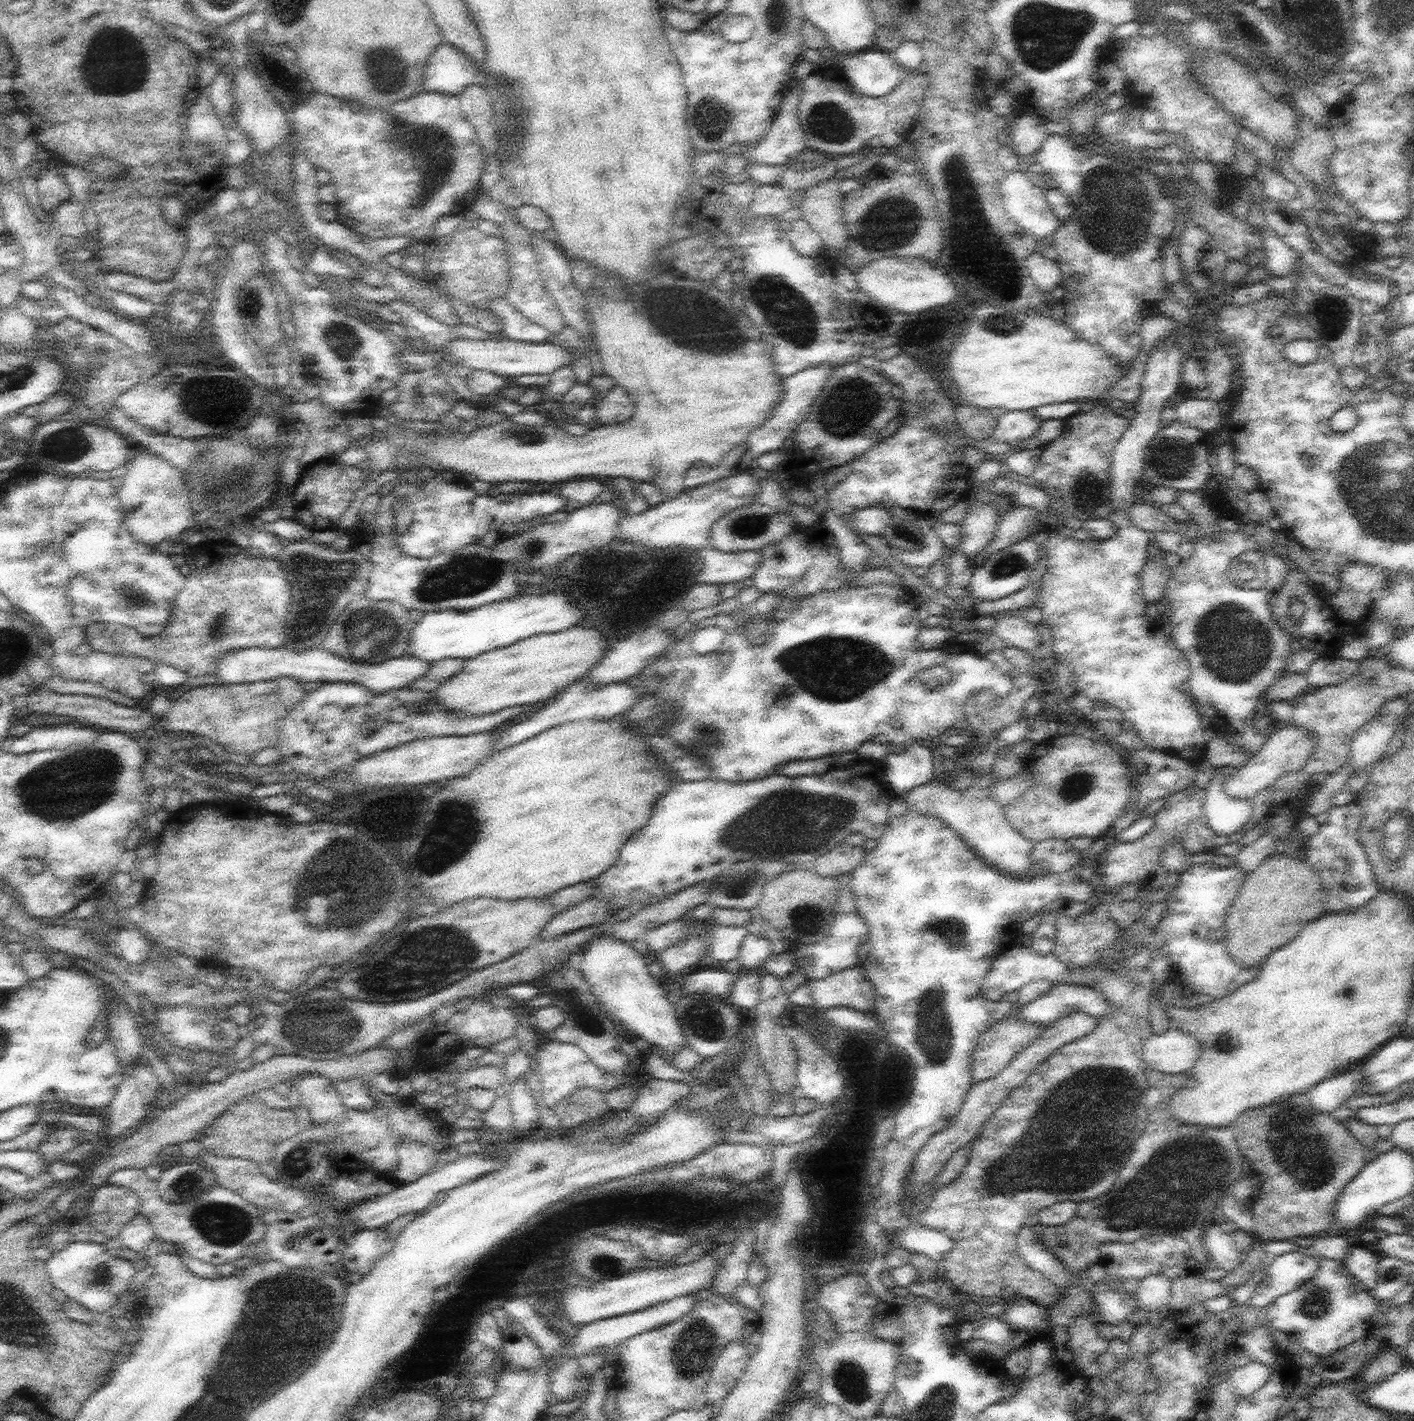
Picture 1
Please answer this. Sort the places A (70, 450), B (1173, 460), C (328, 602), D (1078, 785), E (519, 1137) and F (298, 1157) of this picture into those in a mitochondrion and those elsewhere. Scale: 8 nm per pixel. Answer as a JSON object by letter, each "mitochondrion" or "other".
{"A":"mitochondrion","B":"mitochondrion","C":"mitochondrion","D":"mitochondrion","E":"other","F":"mitochondrion"}

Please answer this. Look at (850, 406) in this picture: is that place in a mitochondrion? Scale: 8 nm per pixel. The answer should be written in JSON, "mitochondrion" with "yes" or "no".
{"mitochondrion":"yes"}

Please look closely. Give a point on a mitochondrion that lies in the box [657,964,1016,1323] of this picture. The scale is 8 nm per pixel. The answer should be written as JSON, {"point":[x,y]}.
{"point":[932,1016]}

